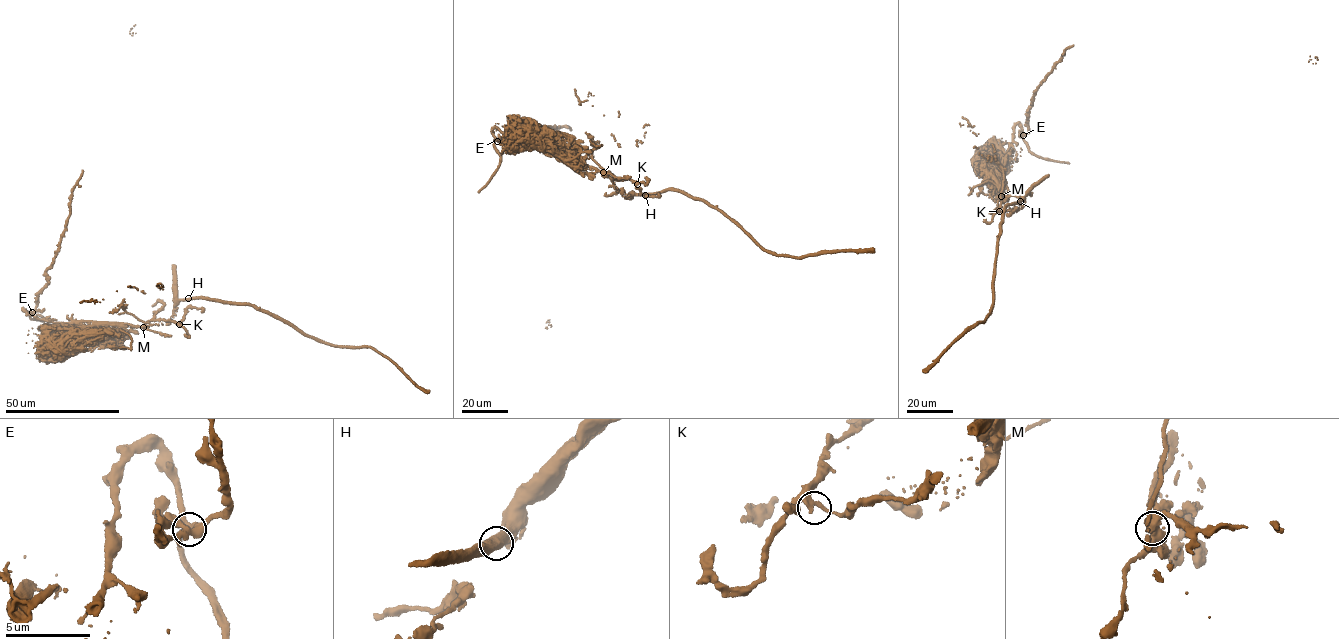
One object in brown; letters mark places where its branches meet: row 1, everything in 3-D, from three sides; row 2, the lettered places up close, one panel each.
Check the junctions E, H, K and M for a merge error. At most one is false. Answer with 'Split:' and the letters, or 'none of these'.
Split: M

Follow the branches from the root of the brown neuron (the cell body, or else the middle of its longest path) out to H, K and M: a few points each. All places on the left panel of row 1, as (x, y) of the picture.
H: (56, 322), (114, 322), (142, 326), (150, 320), (161, 320), (178, 324), (189, 305), (188, 298)
K: (56, 322), (114, 322), (142, 326), (150, 320), (161, 320), (179, 324)
M: (56, 322), (114, 322), (143, 327)

